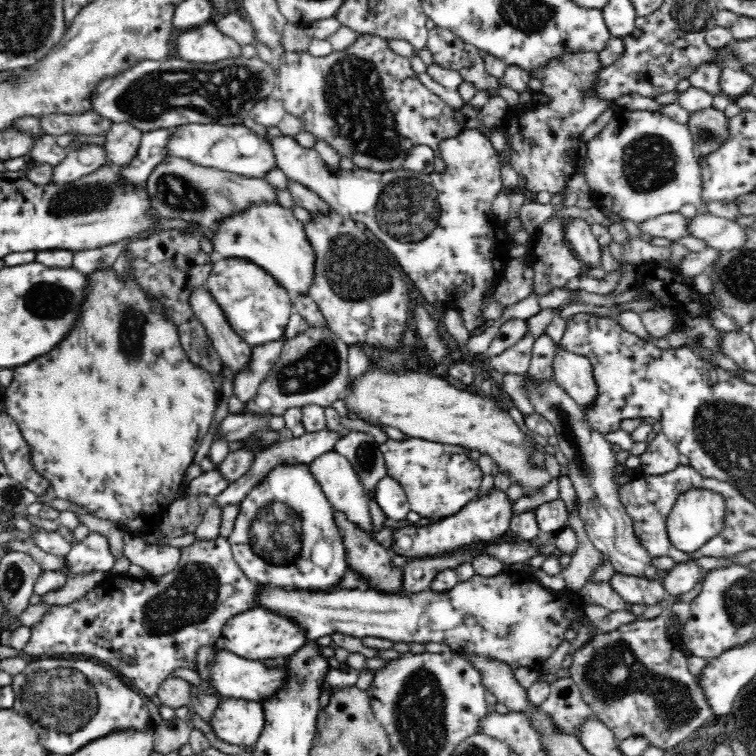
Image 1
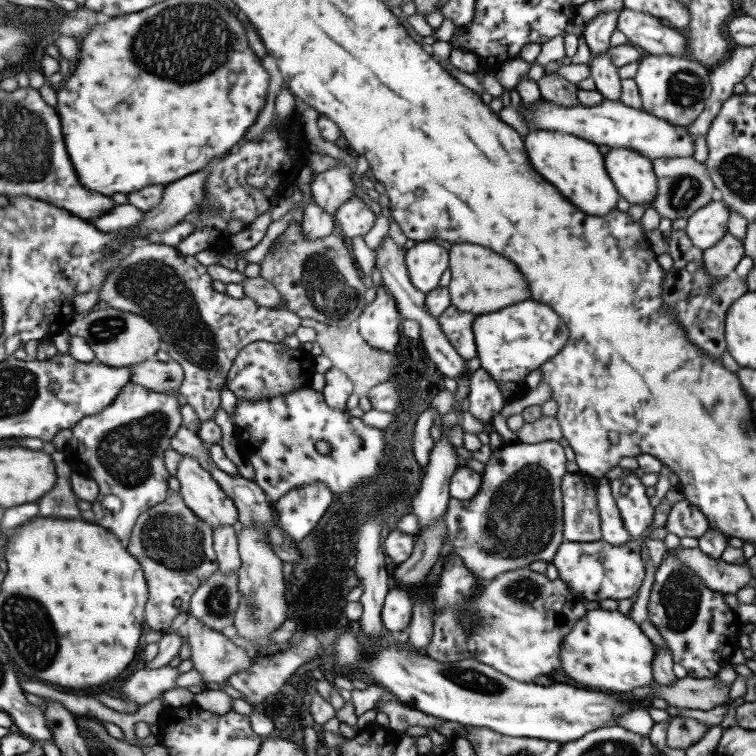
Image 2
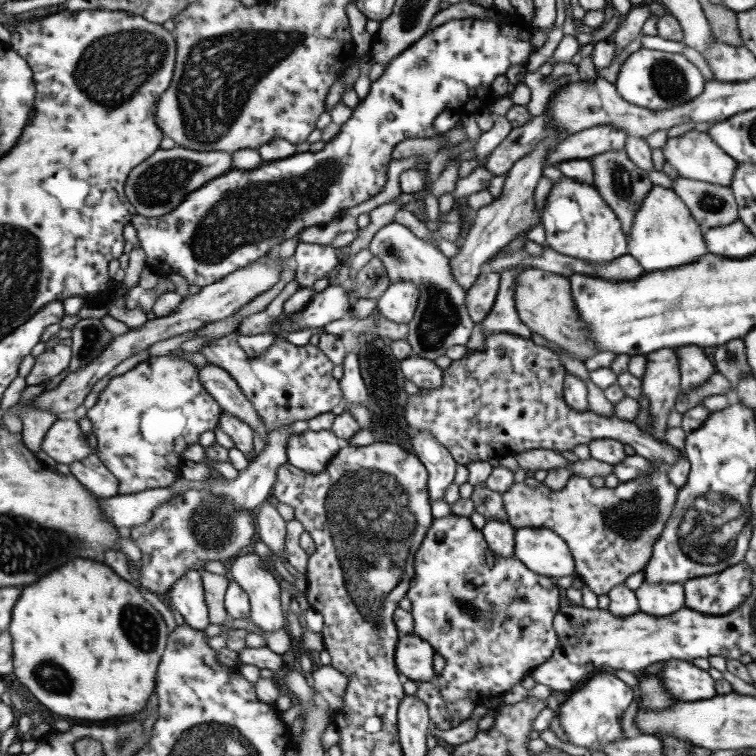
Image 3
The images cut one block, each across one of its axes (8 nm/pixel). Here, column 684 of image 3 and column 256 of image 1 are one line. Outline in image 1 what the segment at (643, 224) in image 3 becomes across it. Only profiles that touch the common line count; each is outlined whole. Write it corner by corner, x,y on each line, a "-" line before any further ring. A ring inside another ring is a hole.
256,202
238,214
226,216
216,224
210,238
216,258
236,258
248,260
264,268
270,276
278,280
292,296
306,294
314,284
314,248
310,246
304,222
294,216
292,210
282,208
278,202

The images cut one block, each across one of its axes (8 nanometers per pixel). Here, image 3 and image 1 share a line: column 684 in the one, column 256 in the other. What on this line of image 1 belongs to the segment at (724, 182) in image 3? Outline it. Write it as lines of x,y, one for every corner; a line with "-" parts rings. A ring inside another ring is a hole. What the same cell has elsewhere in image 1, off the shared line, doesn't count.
184,124
172,130
168,144
168,156
188,160
196,166
214,168
220,172
230,172
246,178
266,178
268,172
278,168
272,142
268,138
258,136
256,132
248,130
244,124

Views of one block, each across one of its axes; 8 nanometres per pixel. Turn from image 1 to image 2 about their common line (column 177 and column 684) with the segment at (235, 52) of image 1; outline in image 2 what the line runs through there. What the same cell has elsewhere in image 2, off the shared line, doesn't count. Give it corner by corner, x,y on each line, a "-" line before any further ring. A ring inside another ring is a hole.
621,8
617,18
617,32
621,32
627,42
641,54
673,58
685,56
687,44
683,32
671,26
661,26
661,20
657,20
657,16

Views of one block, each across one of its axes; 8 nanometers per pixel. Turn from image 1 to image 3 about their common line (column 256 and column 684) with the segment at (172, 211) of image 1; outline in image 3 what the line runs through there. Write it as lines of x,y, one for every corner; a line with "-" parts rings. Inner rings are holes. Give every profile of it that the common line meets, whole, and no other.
675,178
671,190
685,202
701,230
725,226
739,220
739,208
731,188
689,178

